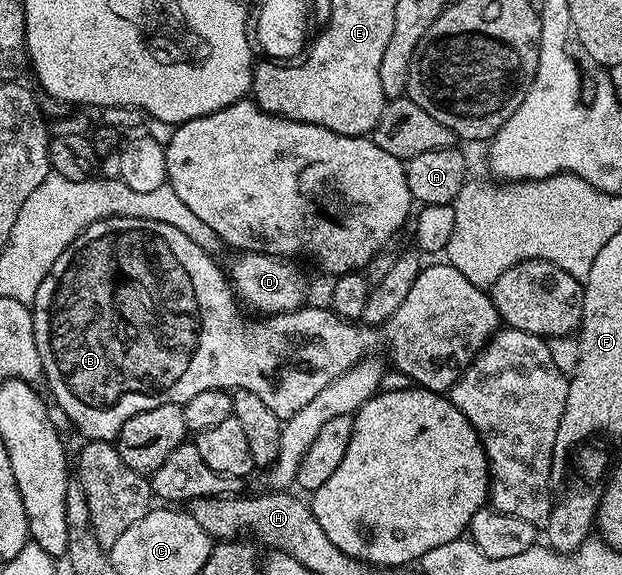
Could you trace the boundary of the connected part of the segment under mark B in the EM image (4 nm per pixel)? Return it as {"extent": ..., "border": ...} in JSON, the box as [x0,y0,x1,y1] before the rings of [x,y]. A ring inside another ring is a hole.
{"extent":[30,216,372,440],"border":[[[118,216],[117,218],[103,218],[87,228],[77,236],[54,260],[54,268],[38,284],[38,292],[30,303],[32,323],[36,333],[38,352],[42,356],[42,368],[46,382],[52,385],[52,394],[60,405],[60,410],[81,430],[88,440],[112,440],[116,433],[130,420],[130,416],[138,416],[138,412],[146,412],[150,408],[158,408],[162,404],[183,404],[190,400],[190,396],[198,396],[198,392],[207,390],[228,390],[239,388],[254,392],[254,396],[262,396],[262,400],[281,420],[287,420],[294,416],[298,407],[306,405],[309,400],[326,384],[330,384],[338,376],[360,363],[361,358],[369,353],[368,345],[372,338],[367,329],[351,322],[345,322],[343,318],[332,313],[331,309],[319,310],[317,306],[305,305],[298,310],[288,310],[284,314],[273,314],[261,317],[261,322],[247,322],[240,315],[238,299],[234,293],[234,287],[229,275],[220,271],[218,263],[212,259],[213,255],[203,250],[186,232],[178,232],[178,228],[170,228],[170,224],[158,224],[158,220],[142,220],[130,216]]]}

